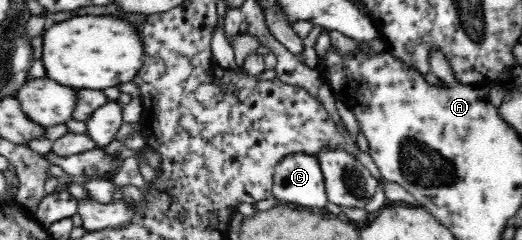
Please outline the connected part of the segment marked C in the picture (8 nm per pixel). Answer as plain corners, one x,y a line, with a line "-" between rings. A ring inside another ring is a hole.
296,153
275,167
272,195
281,202
319,209
327,205
324,176
317,156

